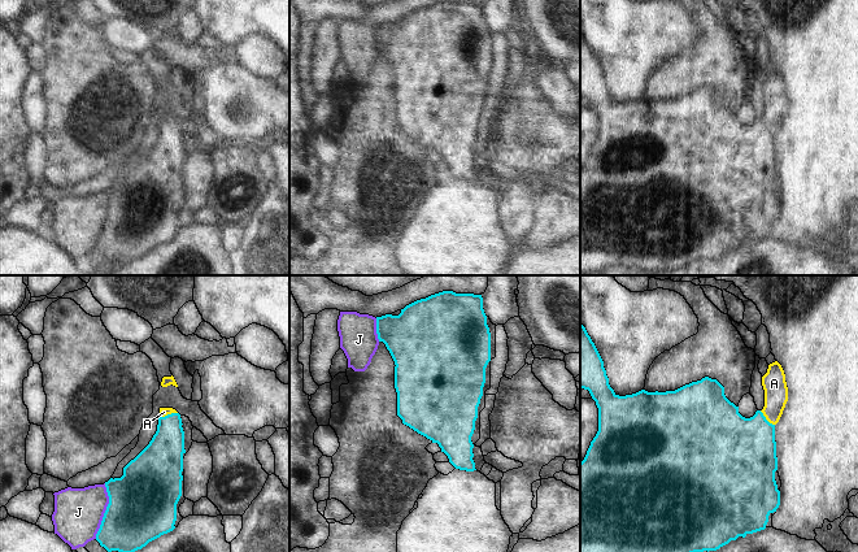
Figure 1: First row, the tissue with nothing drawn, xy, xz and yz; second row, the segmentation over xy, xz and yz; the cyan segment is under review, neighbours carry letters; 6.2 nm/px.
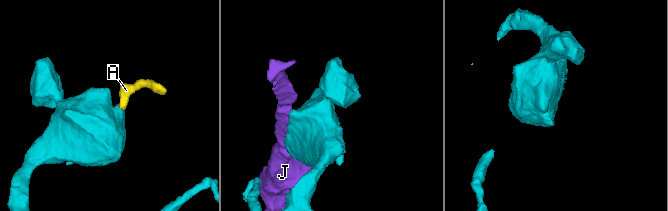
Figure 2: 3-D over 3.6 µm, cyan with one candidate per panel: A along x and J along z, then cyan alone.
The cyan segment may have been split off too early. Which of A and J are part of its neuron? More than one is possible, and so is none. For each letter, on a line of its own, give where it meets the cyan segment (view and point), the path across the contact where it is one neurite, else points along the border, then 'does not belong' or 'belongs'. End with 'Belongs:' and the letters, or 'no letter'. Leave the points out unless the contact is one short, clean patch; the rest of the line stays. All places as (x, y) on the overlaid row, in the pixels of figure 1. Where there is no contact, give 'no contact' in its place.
A: contact xy (168, 414); way xy (164, 455), (168, 444), (168, 414), (164, 412); belongs
J: contact xy (105, 511); does not belong
Belongs: A

